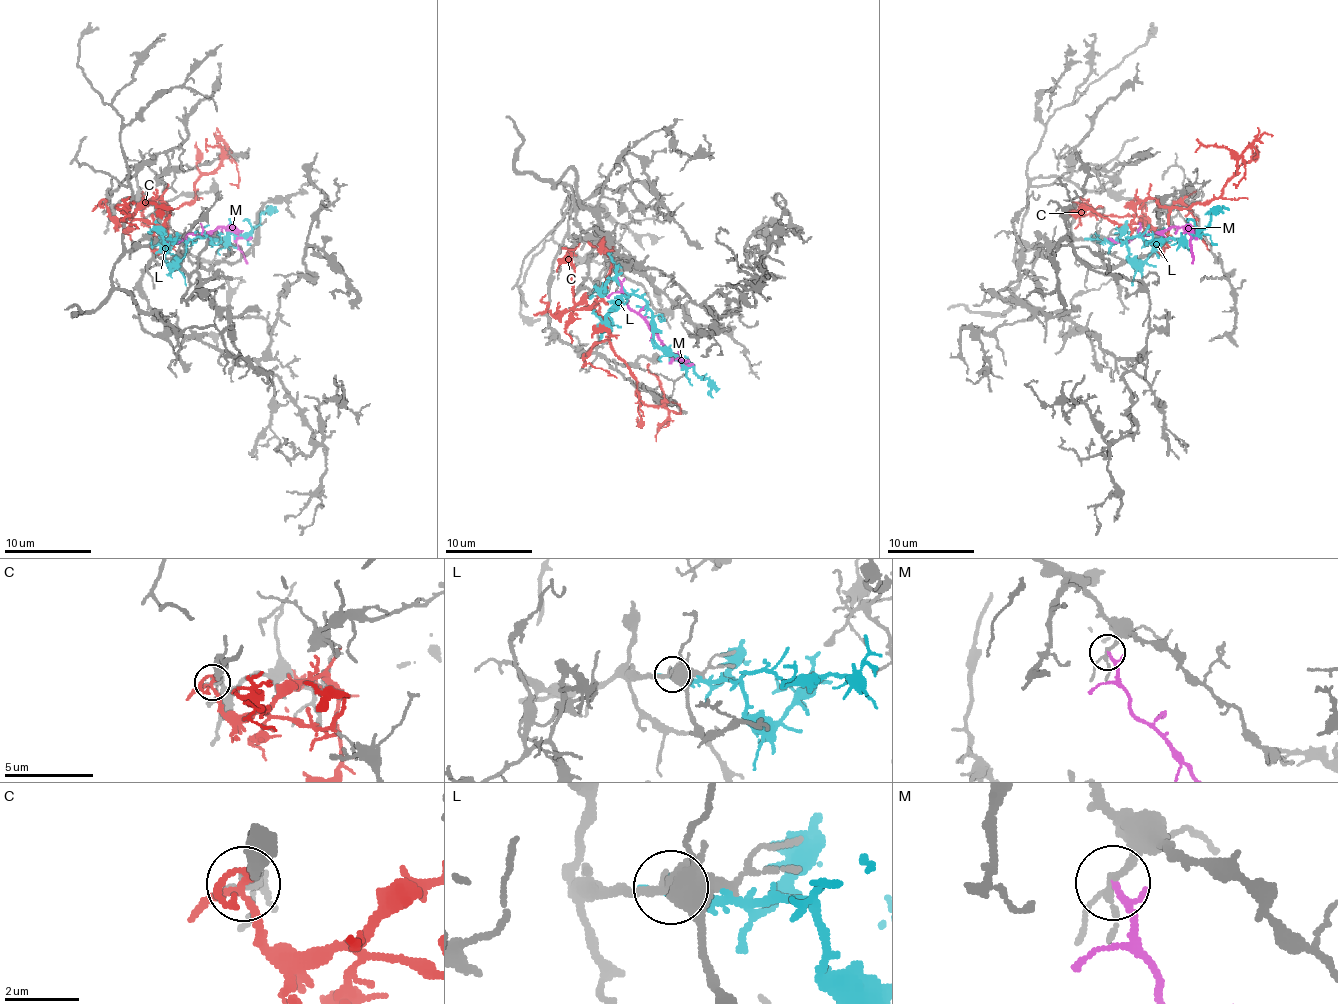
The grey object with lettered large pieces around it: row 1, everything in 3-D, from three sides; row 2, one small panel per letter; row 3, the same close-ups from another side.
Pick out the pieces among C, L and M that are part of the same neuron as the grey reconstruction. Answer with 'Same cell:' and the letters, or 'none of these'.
Same cell: M

